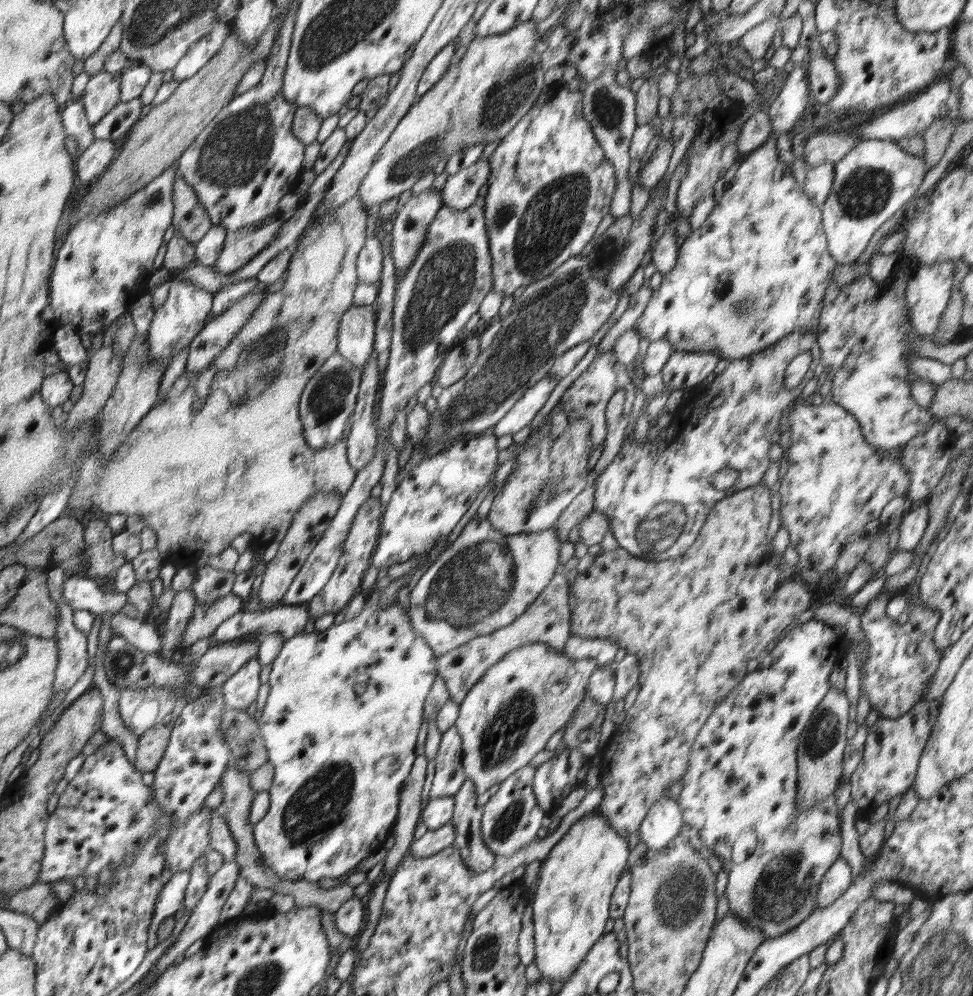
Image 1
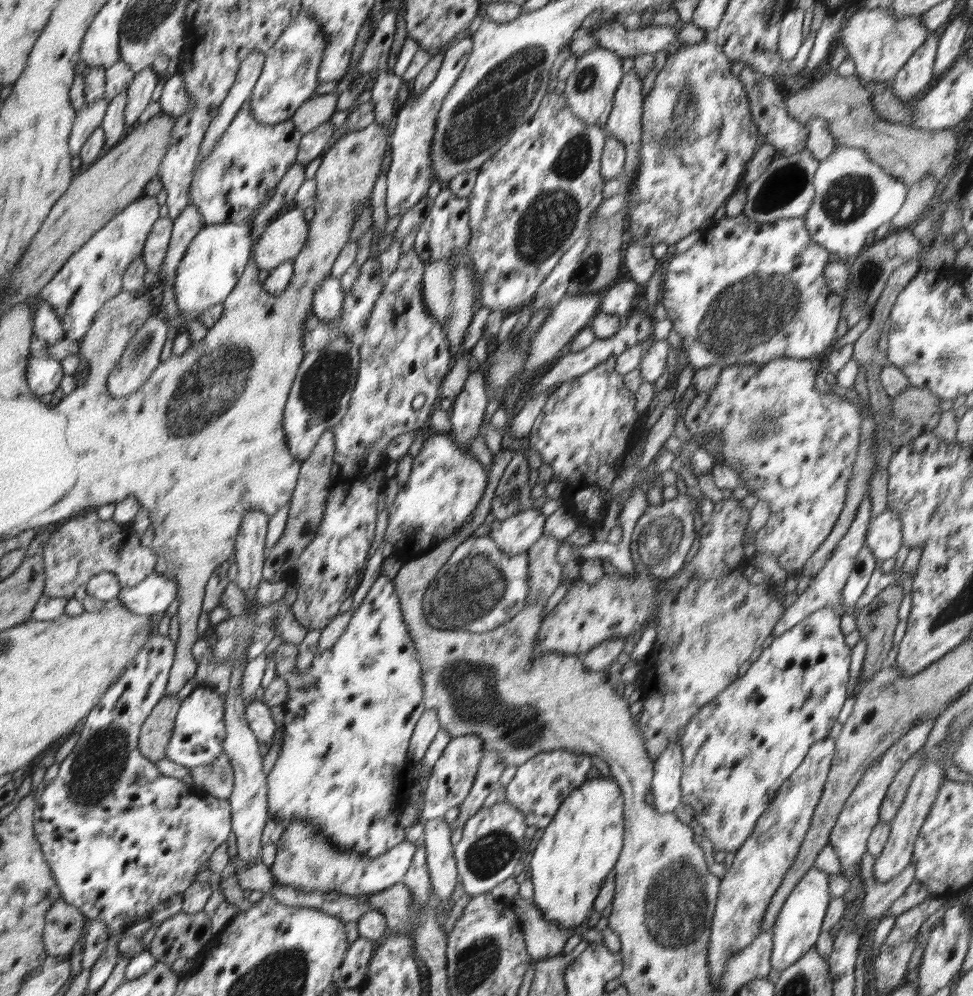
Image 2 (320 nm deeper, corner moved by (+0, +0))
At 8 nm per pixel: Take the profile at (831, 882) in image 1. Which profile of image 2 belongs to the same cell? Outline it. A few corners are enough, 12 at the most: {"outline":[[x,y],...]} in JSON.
{"outline":[[810,868],[771,928],[770,964],[786,970],[815,946],[830,900]]}

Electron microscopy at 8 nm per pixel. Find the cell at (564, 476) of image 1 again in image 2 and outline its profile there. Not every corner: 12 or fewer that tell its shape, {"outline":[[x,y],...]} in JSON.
{"outline":[[540,508],[495,523],[506,555],[528,552],[544,534]]}

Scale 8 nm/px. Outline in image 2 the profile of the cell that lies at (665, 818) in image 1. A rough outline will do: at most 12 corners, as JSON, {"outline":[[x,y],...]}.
{"outline":[[668,743],[653,764],[652,808],[681,804],[682,750]]}

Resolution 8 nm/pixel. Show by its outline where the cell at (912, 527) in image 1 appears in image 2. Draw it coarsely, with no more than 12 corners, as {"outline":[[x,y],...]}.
{"outline":[[886,509],[870,521],[865,546],[876,559],[903,545],[899,513]]}

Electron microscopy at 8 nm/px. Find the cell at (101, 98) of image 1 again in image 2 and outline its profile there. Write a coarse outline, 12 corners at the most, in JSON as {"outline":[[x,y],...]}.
{"outline":[[103,97],[77,114],[69,151],[82,145],[103,121],[109,102]]}

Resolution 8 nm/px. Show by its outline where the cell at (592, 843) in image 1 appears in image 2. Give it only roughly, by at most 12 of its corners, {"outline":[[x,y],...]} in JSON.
{"outline":[[614,779],[586,780],[531,858],[533,904],[579,932],[623,847]]}

